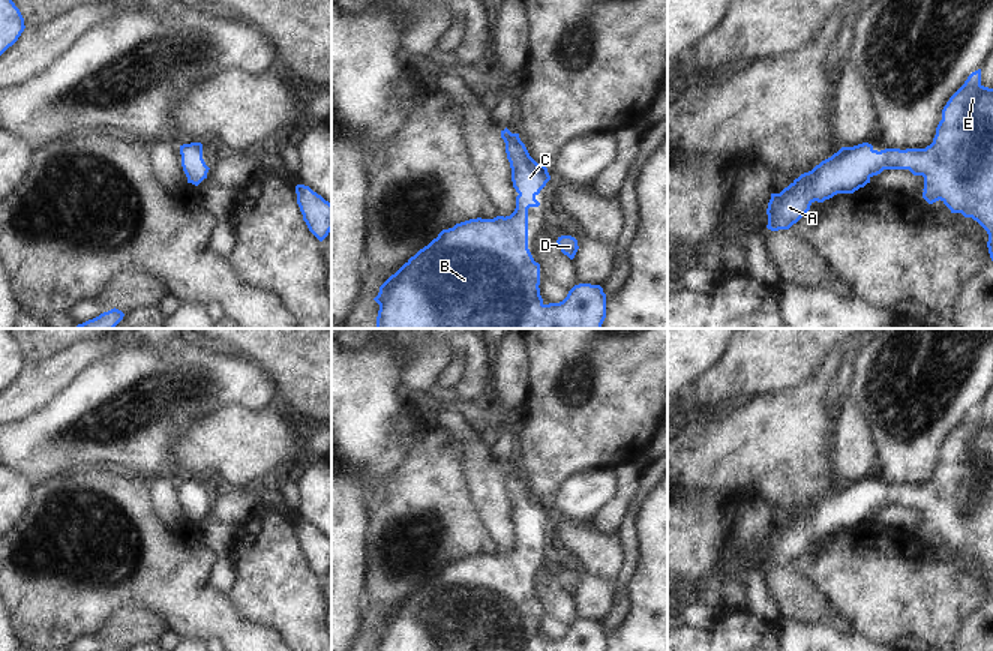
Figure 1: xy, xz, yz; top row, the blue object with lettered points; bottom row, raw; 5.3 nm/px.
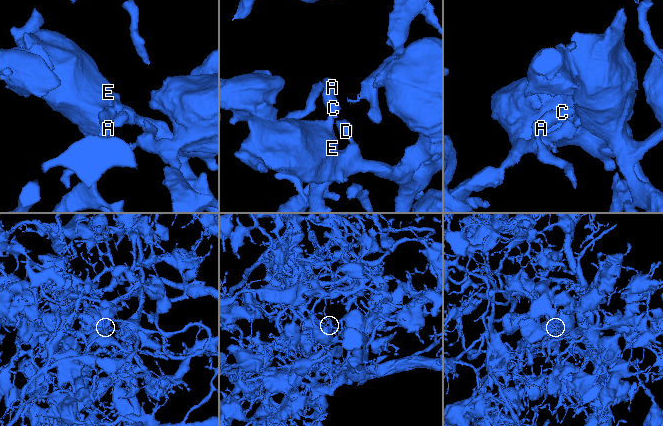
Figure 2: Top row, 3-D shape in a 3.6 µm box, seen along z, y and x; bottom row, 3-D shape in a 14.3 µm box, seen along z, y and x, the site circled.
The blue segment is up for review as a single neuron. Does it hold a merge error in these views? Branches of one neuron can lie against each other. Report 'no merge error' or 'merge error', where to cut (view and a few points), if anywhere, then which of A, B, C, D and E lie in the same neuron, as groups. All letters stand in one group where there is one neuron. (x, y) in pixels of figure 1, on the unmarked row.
no merge error | no cut | A B C D E

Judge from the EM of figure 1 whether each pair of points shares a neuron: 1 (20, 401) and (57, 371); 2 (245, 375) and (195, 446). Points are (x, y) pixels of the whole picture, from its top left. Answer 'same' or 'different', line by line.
1: same
2: different

